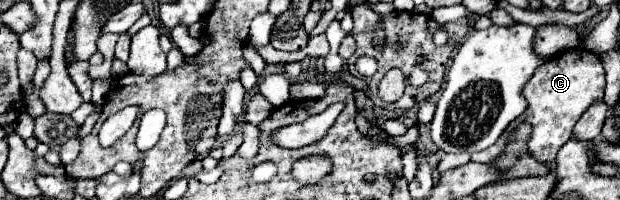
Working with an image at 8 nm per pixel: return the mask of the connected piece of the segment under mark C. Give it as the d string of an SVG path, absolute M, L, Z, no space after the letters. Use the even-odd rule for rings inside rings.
M572 48L562 52L556 58L550 58L542 64L542 68L536 70L536 74L530 78L530 82L524 86L524 96L530 104L530 108L522 114L522 118L516 120L516 124L510 124L510 128L498 138L498 142L482 152L472 154L472 162L490 164L504 152L506 144L510 142L510 134L518 128L518 124L528 122L532 126L532 134L528 140L528 152L538 160L554 160L556 152L568 142L570 132L574 124L580 120L580 116L598 100L604 98L604 66L598 54L586 50L586 48Z

